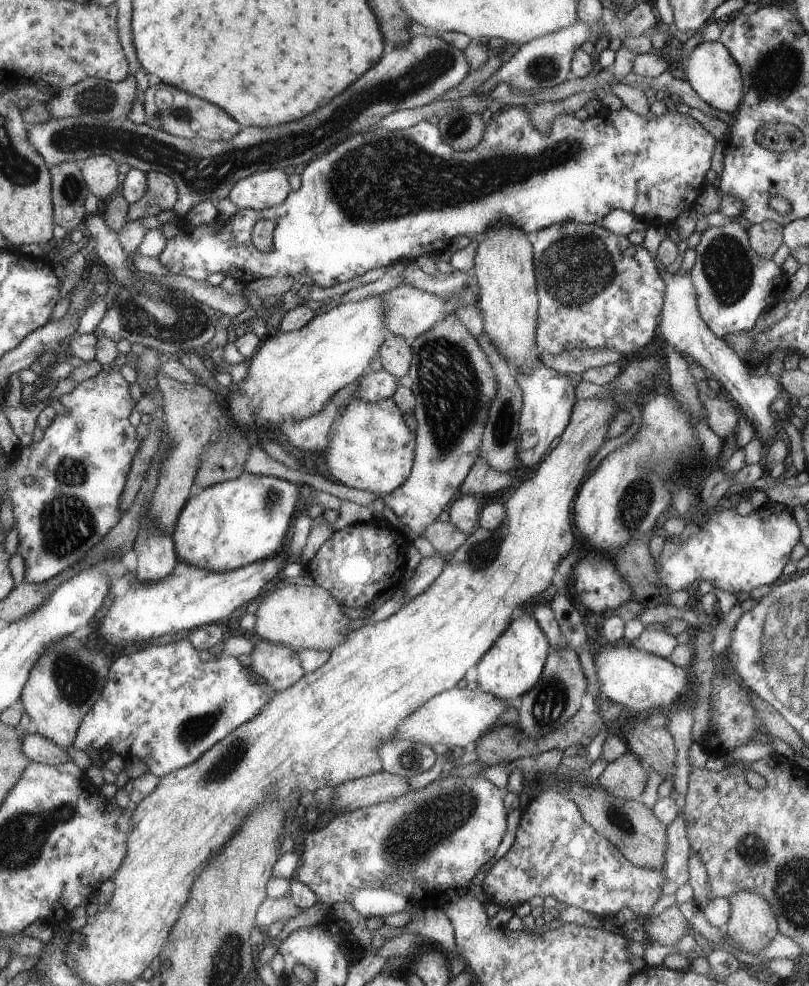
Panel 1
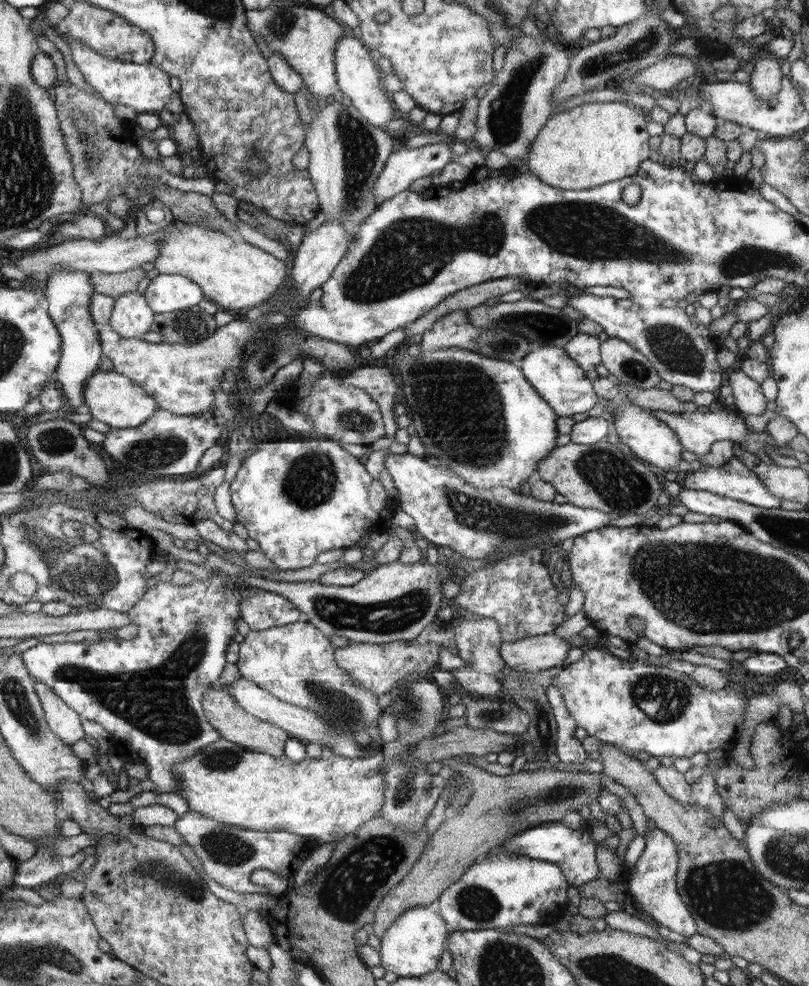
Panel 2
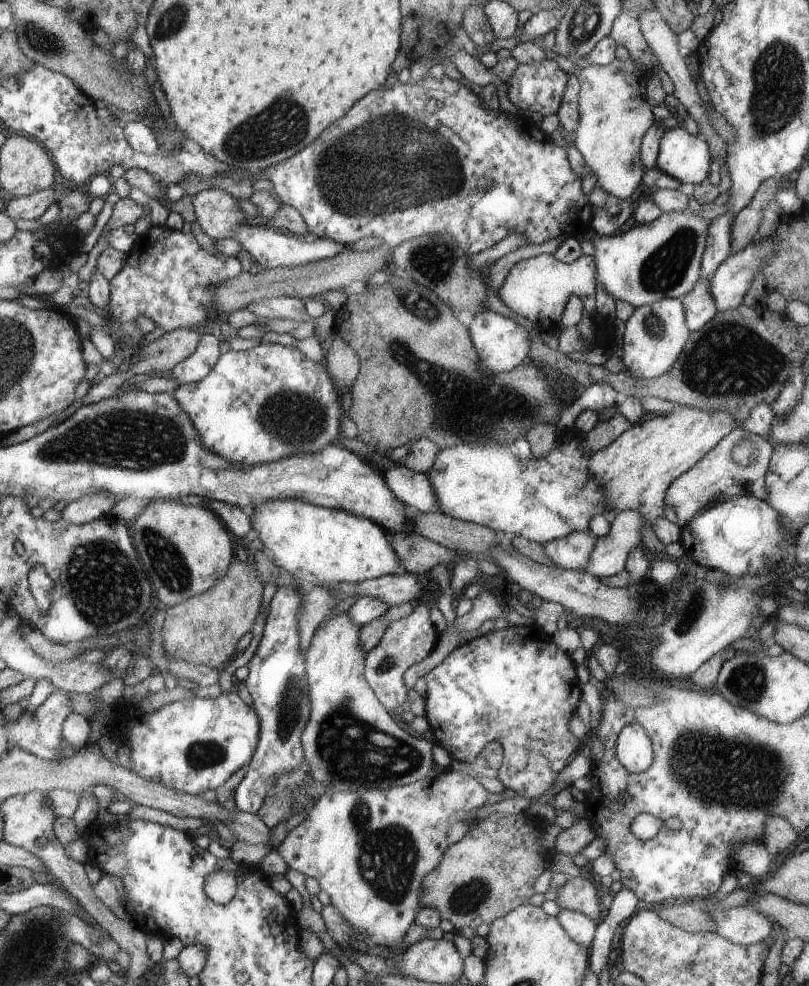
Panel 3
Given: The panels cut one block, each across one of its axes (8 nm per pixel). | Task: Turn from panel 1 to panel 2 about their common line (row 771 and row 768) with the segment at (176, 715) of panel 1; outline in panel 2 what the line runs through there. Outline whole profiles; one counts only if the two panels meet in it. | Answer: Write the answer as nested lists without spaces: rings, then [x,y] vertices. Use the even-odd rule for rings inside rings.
[[[210,573],[208,579],[198,580],[194,579],[192,583],[185,585],[175,585],[171,582],[156,582],[148,592],[143,596],[142,600],[139,600],[130,611],[127,612],[129,618],[132,618],[132,622],[138,626],[138,634],[130,640],[125,639],[102,639],[90,644],[86,642],[62,642],[48,644],[40,642],[37,645],[26,649],[22,652],[22,660],[27,665],[27,670],[34,677],[34,680],[38,683],[47,685],[50,689],[54,690],[62,700],[68,705],[71,705],[73,709],[80,716],[92,720],[92,722],[98,722],[102,724],[104,728],[109,732],[110,738],[112,738],[112,744],[122,744],[122,748],[128,748],[126,752],[128,754],[138,754],[138,758],[146,764],[149,770],[149,778],[156,785],[156,790],[160,792],[176,792],[178,790],[179,780],[174,771],[172,771],[172,764],[180,764],[192,756],[196,756],[202,749],[207,748],[210,744],[216,743],[216,740],[220,740],[220,732],[218,729],[212,727],[212,724],[207,719],[206,714],[203,711],[202,700],[208,689],[211,689],[211,685],[220,678],[222,670],[224,670],[224,664],[226,664],[226,648],[228,644],[233,642],[234,634],[236,634],[236,618],[240,618],[240,604],[248,598],[248,590],[254,590],[254,586],[244,583],[244,581],[235,578],[234,582],[224,579],[226,573]]]

